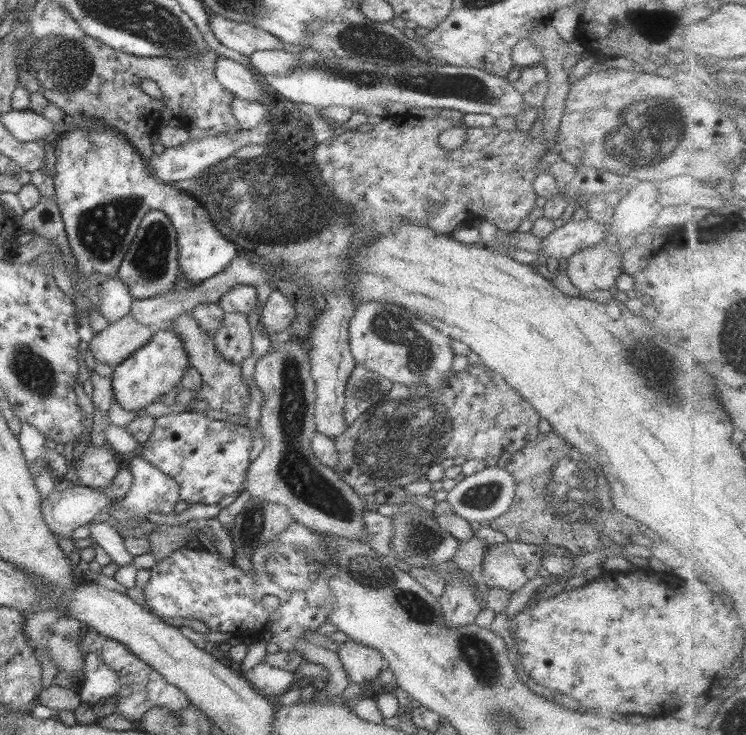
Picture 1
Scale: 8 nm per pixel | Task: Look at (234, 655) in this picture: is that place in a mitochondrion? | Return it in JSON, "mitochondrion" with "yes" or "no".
{"mitochondrion":"no"}

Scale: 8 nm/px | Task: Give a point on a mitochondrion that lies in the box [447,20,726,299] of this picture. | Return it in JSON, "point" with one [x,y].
{"point":[648,130]}

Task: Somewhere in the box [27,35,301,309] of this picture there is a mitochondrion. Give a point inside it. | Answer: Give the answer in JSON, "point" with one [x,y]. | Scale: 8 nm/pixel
{"point":[102,229]}

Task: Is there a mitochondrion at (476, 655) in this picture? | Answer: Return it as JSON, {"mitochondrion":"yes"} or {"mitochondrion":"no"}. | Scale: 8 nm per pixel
{"mitochondrion":"yes"}

